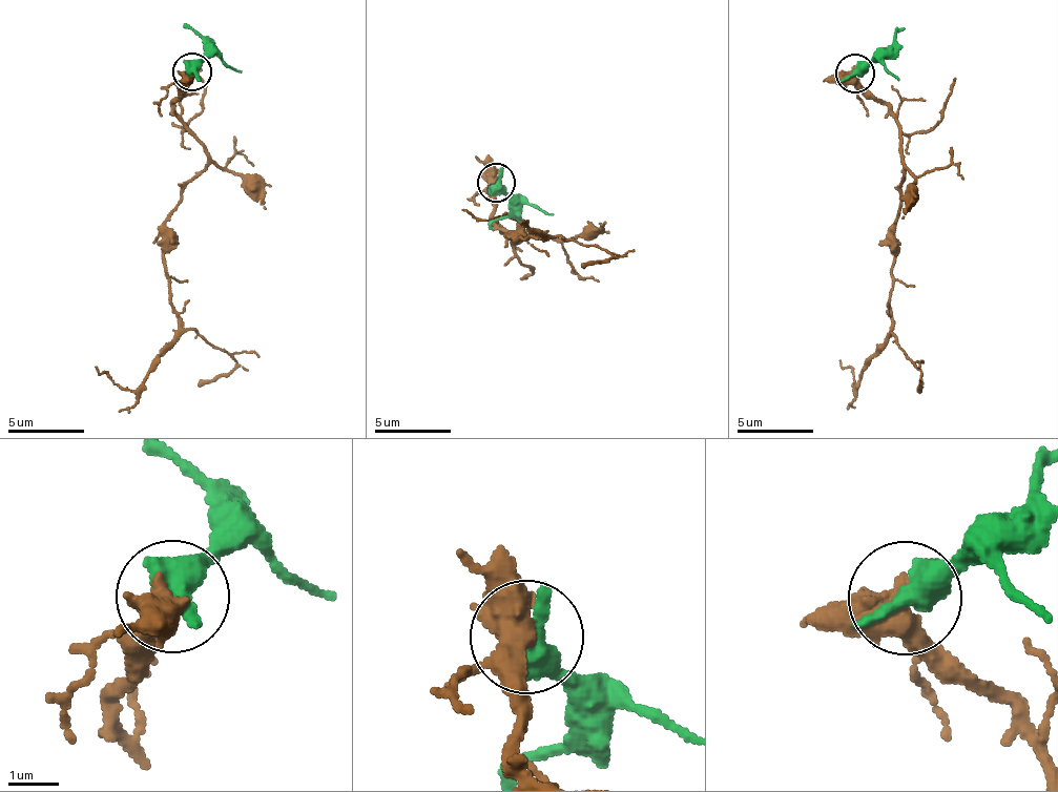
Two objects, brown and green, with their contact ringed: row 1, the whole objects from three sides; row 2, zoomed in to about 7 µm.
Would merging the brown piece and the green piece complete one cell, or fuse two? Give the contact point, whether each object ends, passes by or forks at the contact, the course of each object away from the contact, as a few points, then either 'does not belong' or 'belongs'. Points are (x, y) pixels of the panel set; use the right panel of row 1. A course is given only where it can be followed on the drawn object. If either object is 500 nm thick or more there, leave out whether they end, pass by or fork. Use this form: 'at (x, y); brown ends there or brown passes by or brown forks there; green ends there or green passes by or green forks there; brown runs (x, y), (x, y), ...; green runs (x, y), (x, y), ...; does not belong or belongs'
at (854, 73); brown runs (855, 71), (891, 117), (903, 165), (901, 190), (893, 227), (892, 335), (855, 387), (838, 360); green runs (855, 71), (870, 61), (876, 62), (897, 79); does not belong

